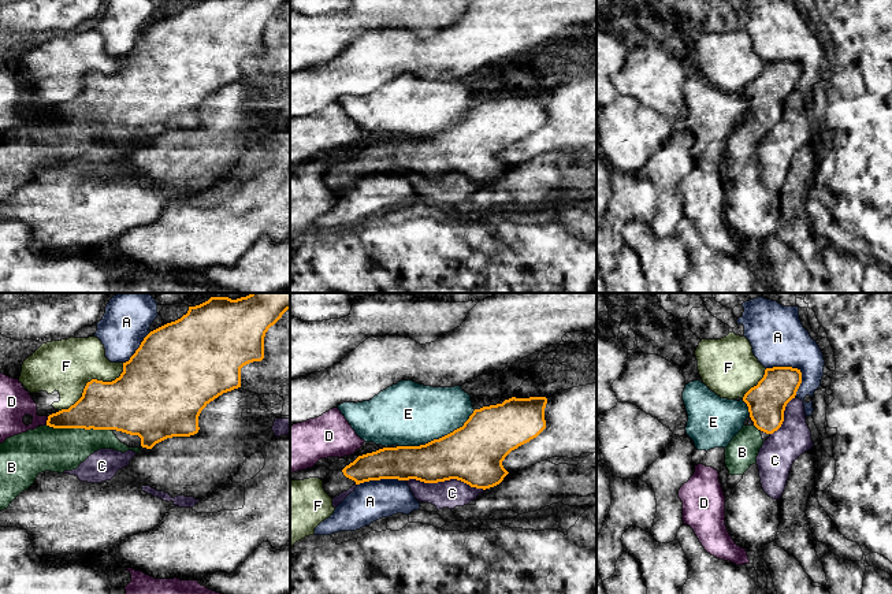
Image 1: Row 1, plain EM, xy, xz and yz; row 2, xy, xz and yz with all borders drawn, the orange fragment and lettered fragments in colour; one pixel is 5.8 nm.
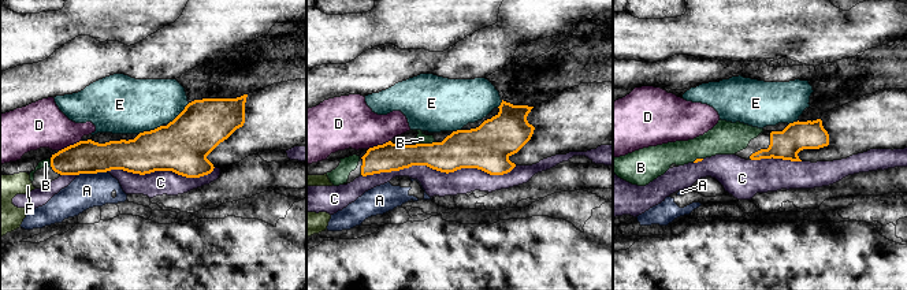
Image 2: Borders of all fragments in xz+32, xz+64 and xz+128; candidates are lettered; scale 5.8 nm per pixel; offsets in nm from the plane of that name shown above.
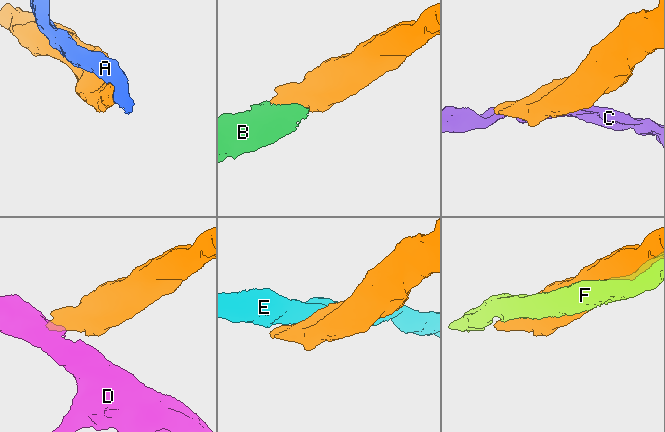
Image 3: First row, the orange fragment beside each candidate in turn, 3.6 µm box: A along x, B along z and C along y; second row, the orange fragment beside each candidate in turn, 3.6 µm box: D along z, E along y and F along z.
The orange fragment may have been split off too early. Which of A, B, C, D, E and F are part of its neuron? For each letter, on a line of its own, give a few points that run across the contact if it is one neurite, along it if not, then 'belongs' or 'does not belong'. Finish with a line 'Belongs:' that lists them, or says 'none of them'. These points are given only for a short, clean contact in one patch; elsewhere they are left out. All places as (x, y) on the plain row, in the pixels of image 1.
A: does not belong
B: line xy (104, 99), (78, 121), (59, 140), (45, 141); belongs
C: does not belong
D: line xy (48, 110), (45, 118); does not belong
E: does not belong
F: does not belong
Belongs: B

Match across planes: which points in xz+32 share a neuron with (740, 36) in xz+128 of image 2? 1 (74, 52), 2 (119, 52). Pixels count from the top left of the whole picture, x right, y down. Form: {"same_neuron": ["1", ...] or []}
{"same_neuron": []}

